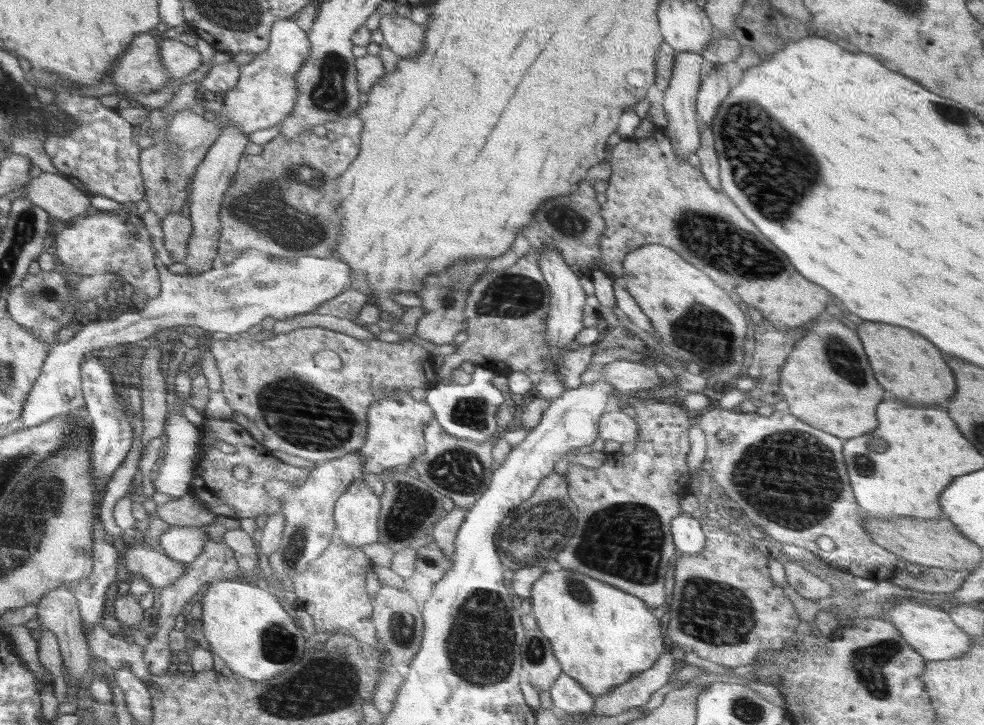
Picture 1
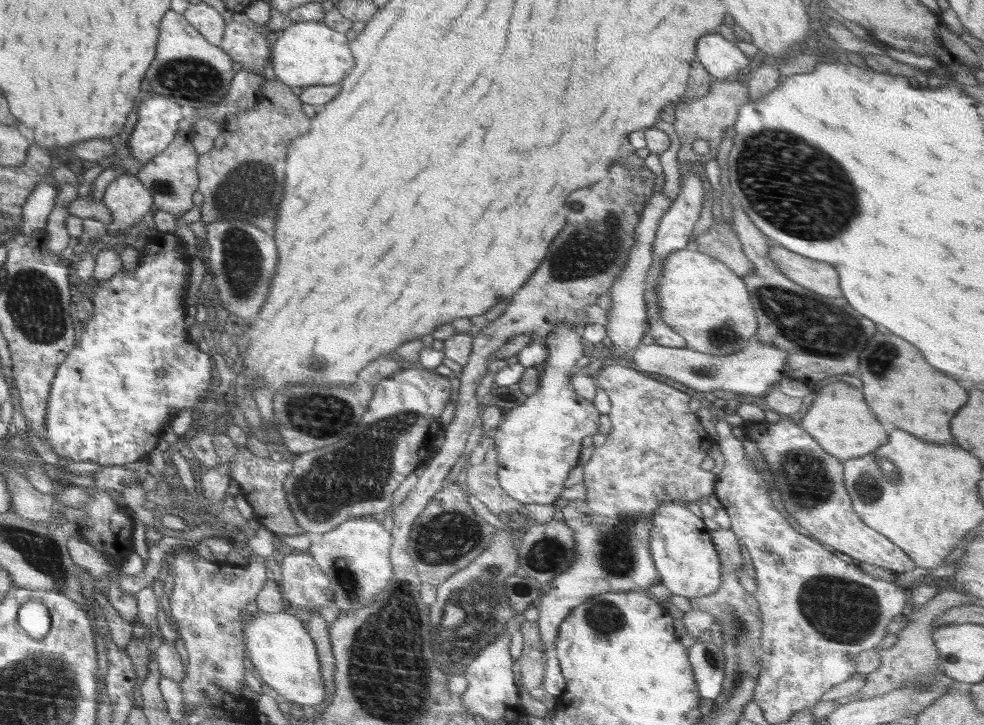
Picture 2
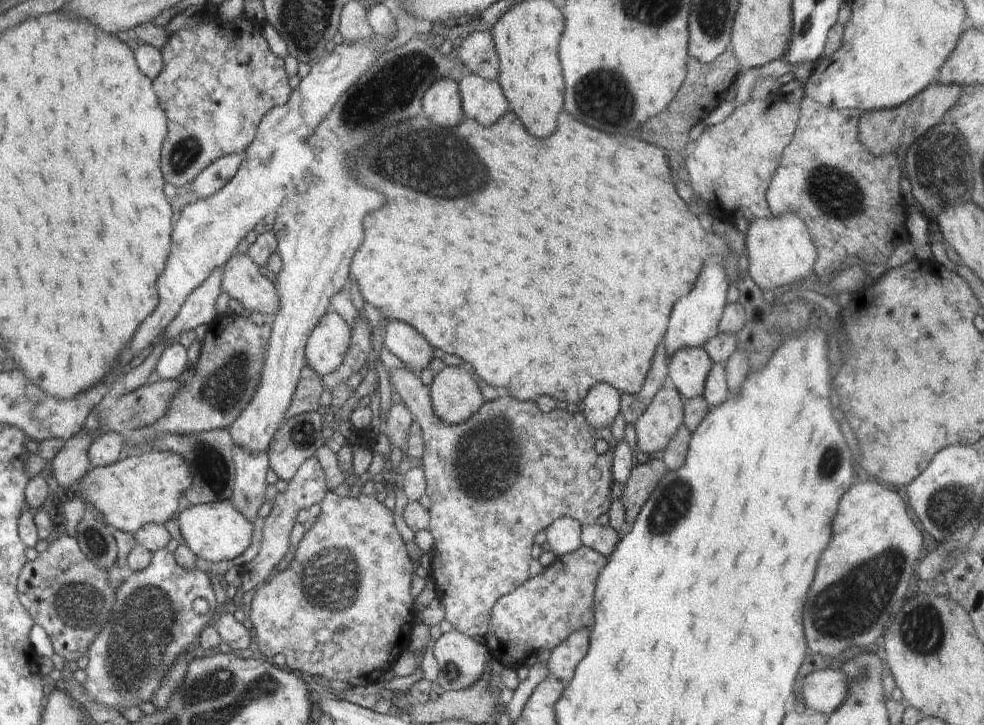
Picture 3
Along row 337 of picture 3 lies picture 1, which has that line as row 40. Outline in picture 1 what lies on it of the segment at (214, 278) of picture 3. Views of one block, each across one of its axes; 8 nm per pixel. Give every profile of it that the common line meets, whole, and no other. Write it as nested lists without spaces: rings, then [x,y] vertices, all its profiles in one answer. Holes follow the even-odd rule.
[[[178,38],[161,39],[160,59],[171,78],[176,79],[190,74],[203,62],[198,49],[182,43]]]

